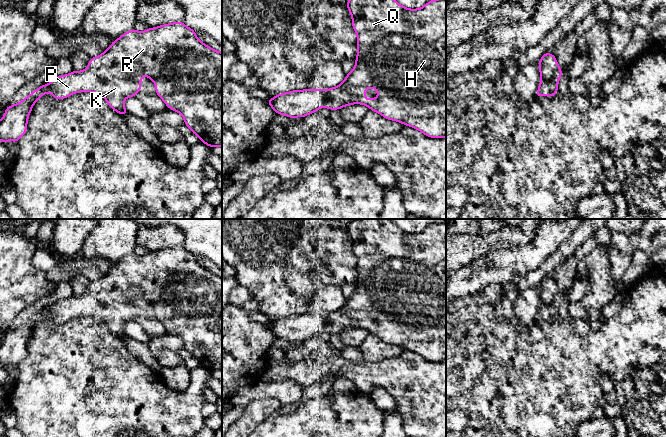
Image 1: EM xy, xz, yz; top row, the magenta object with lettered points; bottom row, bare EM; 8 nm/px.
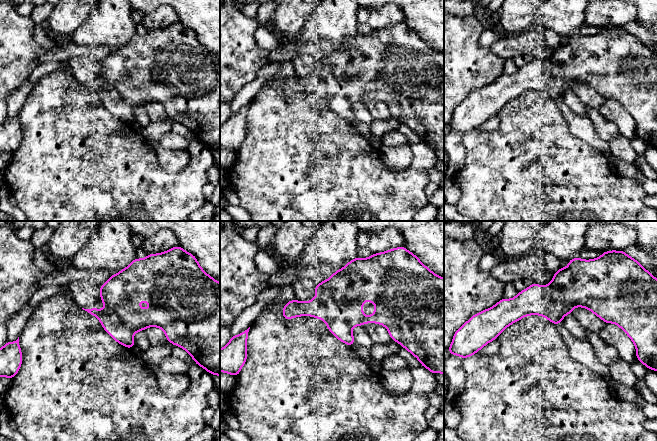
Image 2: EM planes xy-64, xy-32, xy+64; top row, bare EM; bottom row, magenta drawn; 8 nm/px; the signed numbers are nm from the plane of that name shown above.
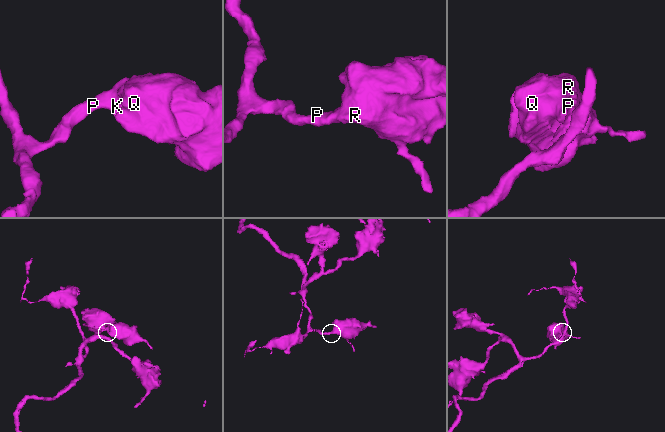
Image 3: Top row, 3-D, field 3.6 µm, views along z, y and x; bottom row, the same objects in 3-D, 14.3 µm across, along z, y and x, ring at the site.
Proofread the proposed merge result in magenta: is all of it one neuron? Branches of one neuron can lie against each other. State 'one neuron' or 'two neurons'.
one neuron

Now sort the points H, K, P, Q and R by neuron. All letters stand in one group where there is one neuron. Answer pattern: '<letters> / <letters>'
H K P Q R

